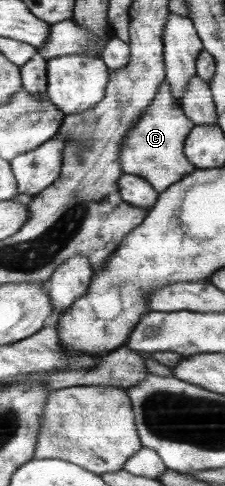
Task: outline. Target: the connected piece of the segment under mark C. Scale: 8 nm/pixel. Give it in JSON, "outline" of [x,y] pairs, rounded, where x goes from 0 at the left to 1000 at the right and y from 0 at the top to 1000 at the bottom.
{"outline":[[[724,169],[711,189],[627,239],[609,259],[560,276],[538,305],[542,350],[649,368],[684,389],[720,395],[804,372],[876,344],[827,323],[822,288],[853,272],[867,251],[809,226],[804,214],[769,198],[742,169]]]}

